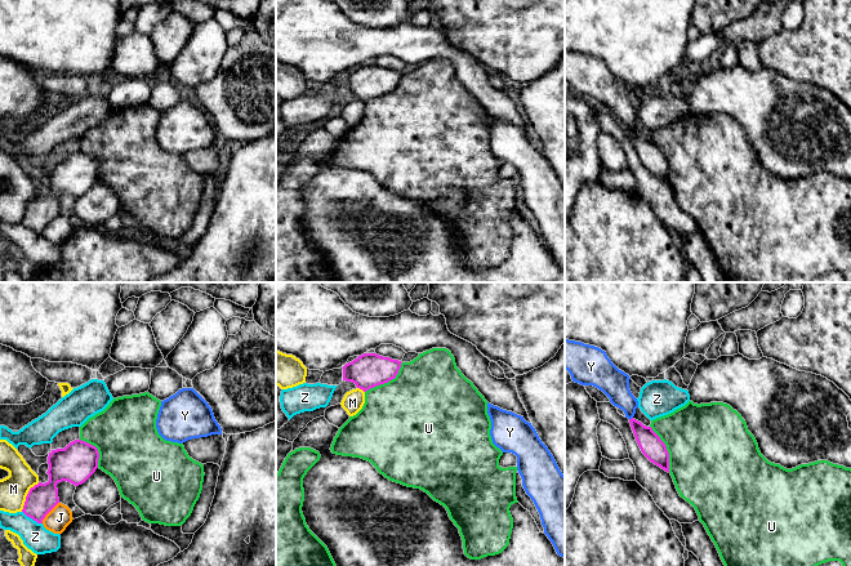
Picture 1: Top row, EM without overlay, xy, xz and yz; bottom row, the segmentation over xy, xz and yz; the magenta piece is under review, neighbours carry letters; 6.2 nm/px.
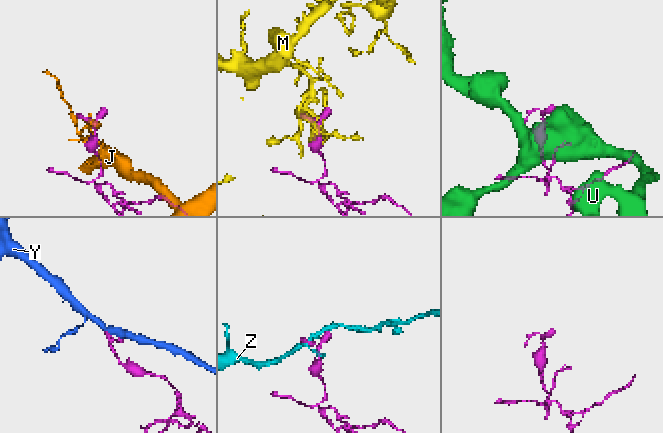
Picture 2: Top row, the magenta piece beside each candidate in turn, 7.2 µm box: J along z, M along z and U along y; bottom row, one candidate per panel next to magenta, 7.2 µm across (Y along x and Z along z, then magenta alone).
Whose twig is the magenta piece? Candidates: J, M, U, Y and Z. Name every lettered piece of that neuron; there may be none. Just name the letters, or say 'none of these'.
Y

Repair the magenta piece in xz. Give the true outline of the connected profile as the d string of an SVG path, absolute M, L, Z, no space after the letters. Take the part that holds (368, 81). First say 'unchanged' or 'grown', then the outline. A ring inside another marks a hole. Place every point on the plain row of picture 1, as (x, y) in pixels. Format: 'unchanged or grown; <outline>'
unchanged; M364 64L343 77L343 92L352 93L364 103L395 90L401 72L377 64Z

